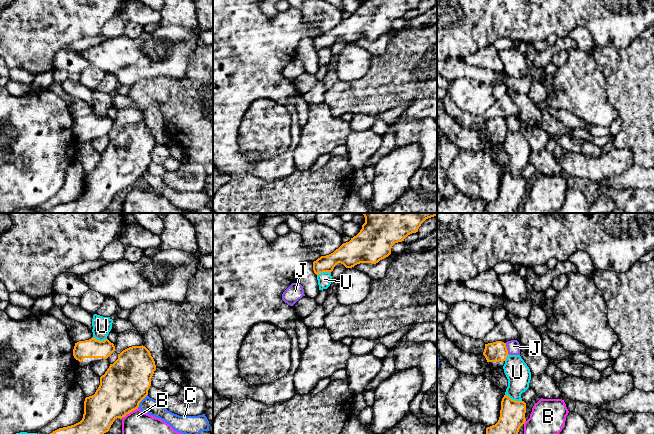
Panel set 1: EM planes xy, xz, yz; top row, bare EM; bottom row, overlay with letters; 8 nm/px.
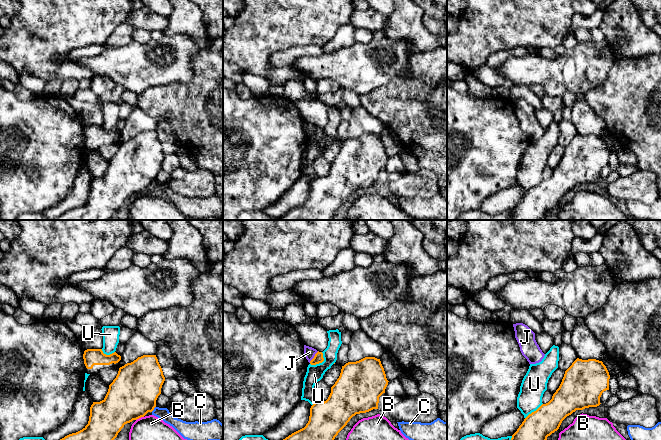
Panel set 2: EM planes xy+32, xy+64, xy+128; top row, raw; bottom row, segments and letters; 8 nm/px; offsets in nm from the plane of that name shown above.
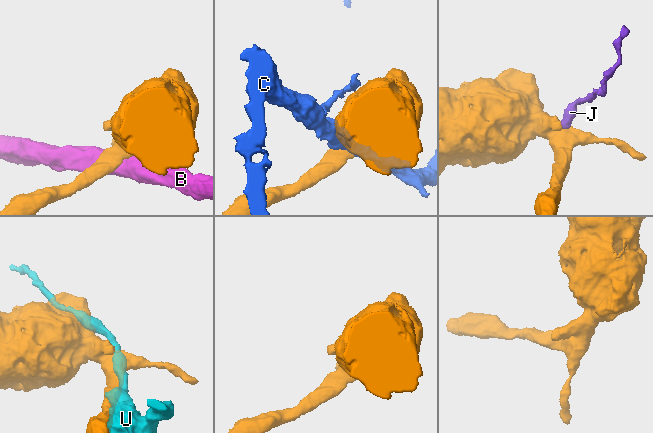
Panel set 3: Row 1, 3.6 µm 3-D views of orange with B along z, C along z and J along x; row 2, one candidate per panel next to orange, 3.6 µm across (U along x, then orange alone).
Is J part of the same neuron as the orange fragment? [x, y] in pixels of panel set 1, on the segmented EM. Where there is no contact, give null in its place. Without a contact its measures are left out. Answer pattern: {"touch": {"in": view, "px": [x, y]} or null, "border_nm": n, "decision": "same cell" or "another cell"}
{"touch": {"in": "yz", "px": [506, 349]}, "border_nm": 100, "decision": "another cell"}

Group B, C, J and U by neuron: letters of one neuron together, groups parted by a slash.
B / C / J / U

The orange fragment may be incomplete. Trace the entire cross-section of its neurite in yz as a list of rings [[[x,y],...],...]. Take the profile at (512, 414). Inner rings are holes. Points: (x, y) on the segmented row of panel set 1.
[[[504,395],[501,401],[500,417],[495,425],[486,428],[486,434],[518,434],[525,423],[526,403],[512,400]]]

